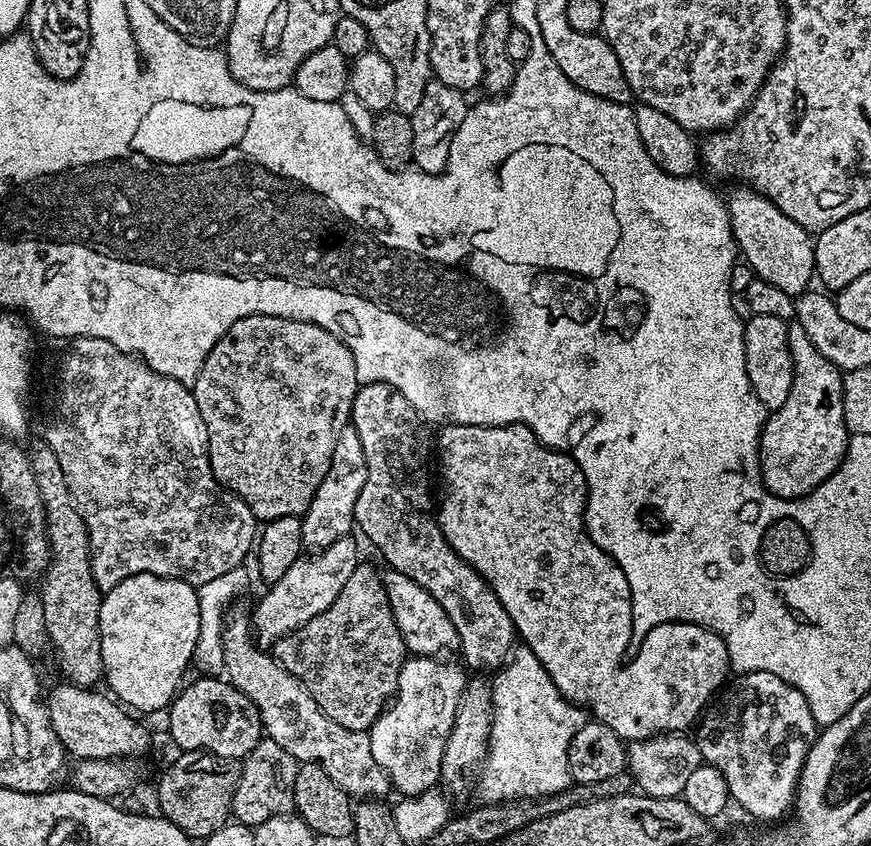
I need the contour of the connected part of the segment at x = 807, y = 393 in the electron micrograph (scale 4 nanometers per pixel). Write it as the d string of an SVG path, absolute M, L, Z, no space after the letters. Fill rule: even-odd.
M798 323L788 324L788 345L794 370L790 398L764 421L758 459L764 487L774 496L795 500L814 491L838 470L848 449L850 433L842 410L844 377L840 369L814 350L814 342L810 342L806 330Z

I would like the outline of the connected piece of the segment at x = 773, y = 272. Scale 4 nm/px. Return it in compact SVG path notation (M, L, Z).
M740 186L737 189L731 196L730 194L728 196L726 214L731 219L731 230L743 261L751 267L757 279L773 283L774 286L792 297L807 291L811 285L809 284L810 280L815 277L816 266L815 241L811 233L778 210L765 196L753 191L751 187Z

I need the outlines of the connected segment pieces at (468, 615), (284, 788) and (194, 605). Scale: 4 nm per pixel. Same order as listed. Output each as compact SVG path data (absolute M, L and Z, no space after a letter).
M360 384L357 387L350 424L356 429L358 438L362 438L362 454L366 454L366 486L362 486L362 494L358 494L358 502L354 506L355 527L361 528L365 538L388 559L387 567L391 571L406 574L406 578L418 582L418 586L427 590L434 602L446 610L450 622L454 622L454 630L458 630L459 655L464 655L463 663L469 669L479 664L491 670L499 669L512 655L517 643L516 627L492 587L450 547L437 517L428 513L434 508L432 492L428 489L428 459L434 456L434 436L428 433L429 425L416 413L414 406L410 406L410 402L406 402L406 398L402 398L402 394L389 384Z
M261 738L258 746L250 750L238 768L236 790L232 799L232 816L235 823L255 826L266 822L266 818L290 816L295 813L294 778L298 762L294 757L282 750L278 742Z
M138 574L118 582L100 602L102 680L108 683L107 691L137 713L163 713L176 699L184 671L193 663L199 625L198 594L186 581Z

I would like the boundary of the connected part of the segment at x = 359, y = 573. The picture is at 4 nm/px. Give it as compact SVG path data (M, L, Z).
M367 562L357 564L354 574L350 574L350 582L342 586L342 594L338 594L338 598L334 598L334 602L322 614L310 618L310 622L289 636L280 637L274 645L274 655L284 669L306 686L317 706L331 720L338 722L338 726L347 732L367 732L395 697L400 671L406 659L404 639L394 622L381 573L376 573Z

